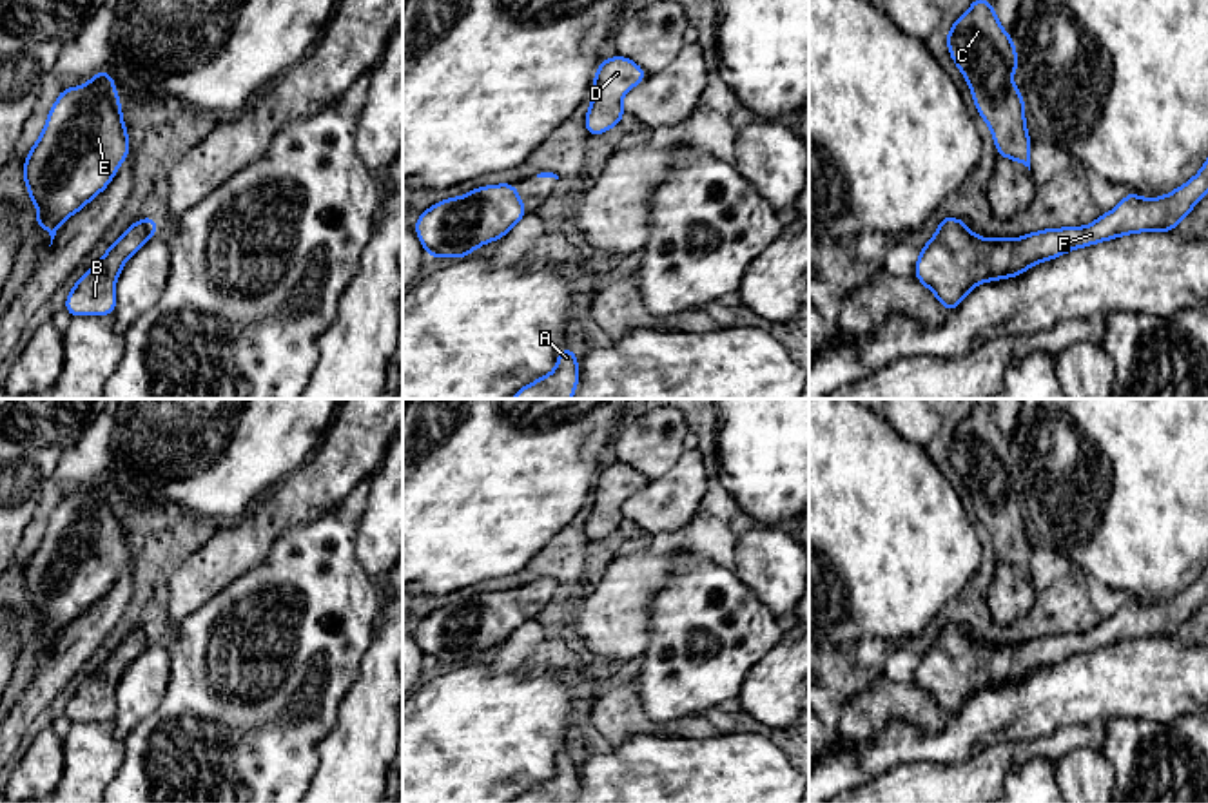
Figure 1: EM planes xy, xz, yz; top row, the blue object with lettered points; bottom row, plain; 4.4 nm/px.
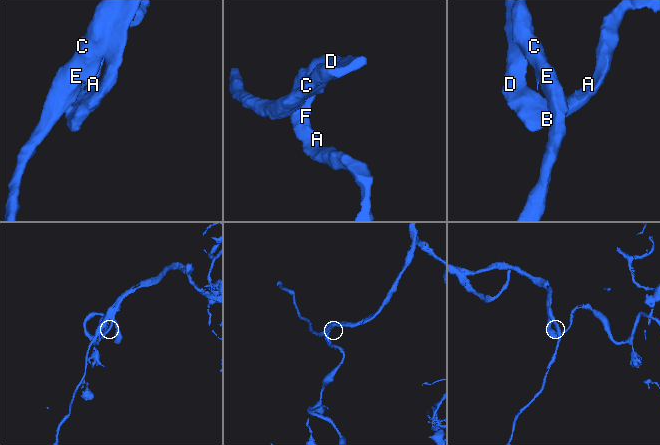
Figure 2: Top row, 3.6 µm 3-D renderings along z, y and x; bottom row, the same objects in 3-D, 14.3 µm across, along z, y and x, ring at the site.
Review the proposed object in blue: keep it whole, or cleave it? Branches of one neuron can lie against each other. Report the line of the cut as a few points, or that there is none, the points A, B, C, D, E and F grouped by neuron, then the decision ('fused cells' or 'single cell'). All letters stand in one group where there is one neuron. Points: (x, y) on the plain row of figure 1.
cut none; groups A B C D E F; single cell

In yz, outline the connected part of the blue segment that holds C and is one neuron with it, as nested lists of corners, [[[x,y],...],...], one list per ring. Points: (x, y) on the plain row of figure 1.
[[[976,402],[945,442],[950,464],[970,493],[976,517],[992,538],[996,560],[1030,576],[1032,546],[1025,529],[1025,506],[1012,489],[1019,464],[992,410]]]

